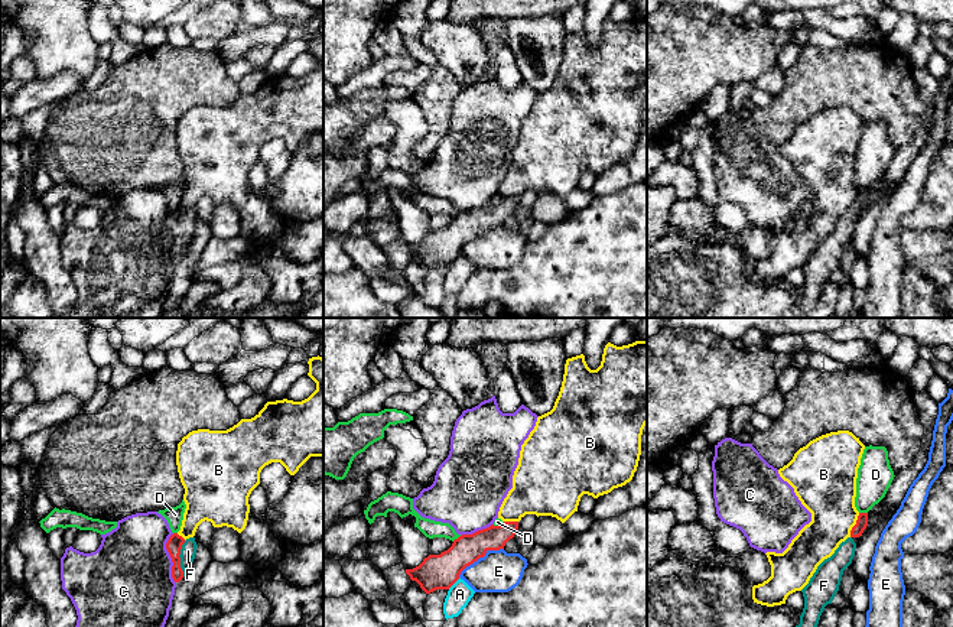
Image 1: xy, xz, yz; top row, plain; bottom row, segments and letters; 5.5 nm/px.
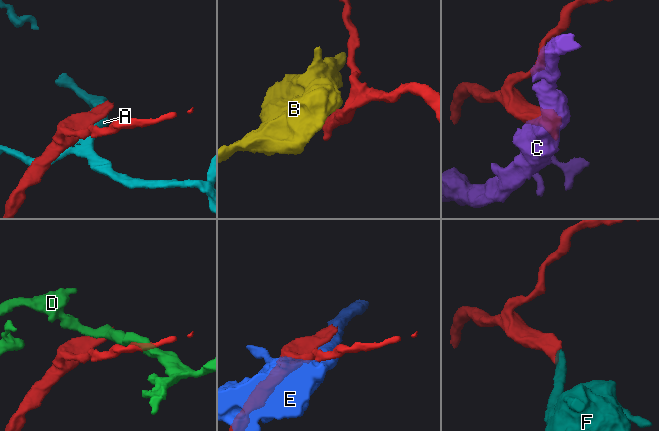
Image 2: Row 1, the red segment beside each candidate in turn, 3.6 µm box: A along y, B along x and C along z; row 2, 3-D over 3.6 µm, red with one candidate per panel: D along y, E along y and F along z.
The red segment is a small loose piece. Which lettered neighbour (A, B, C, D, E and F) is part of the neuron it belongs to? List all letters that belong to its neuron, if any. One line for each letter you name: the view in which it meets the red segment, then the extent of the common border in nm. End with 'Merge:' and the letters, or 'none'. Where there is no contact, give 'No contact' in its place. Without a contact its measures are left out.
F: Touches red in xy. Shared border 200 nm
Merge: F

